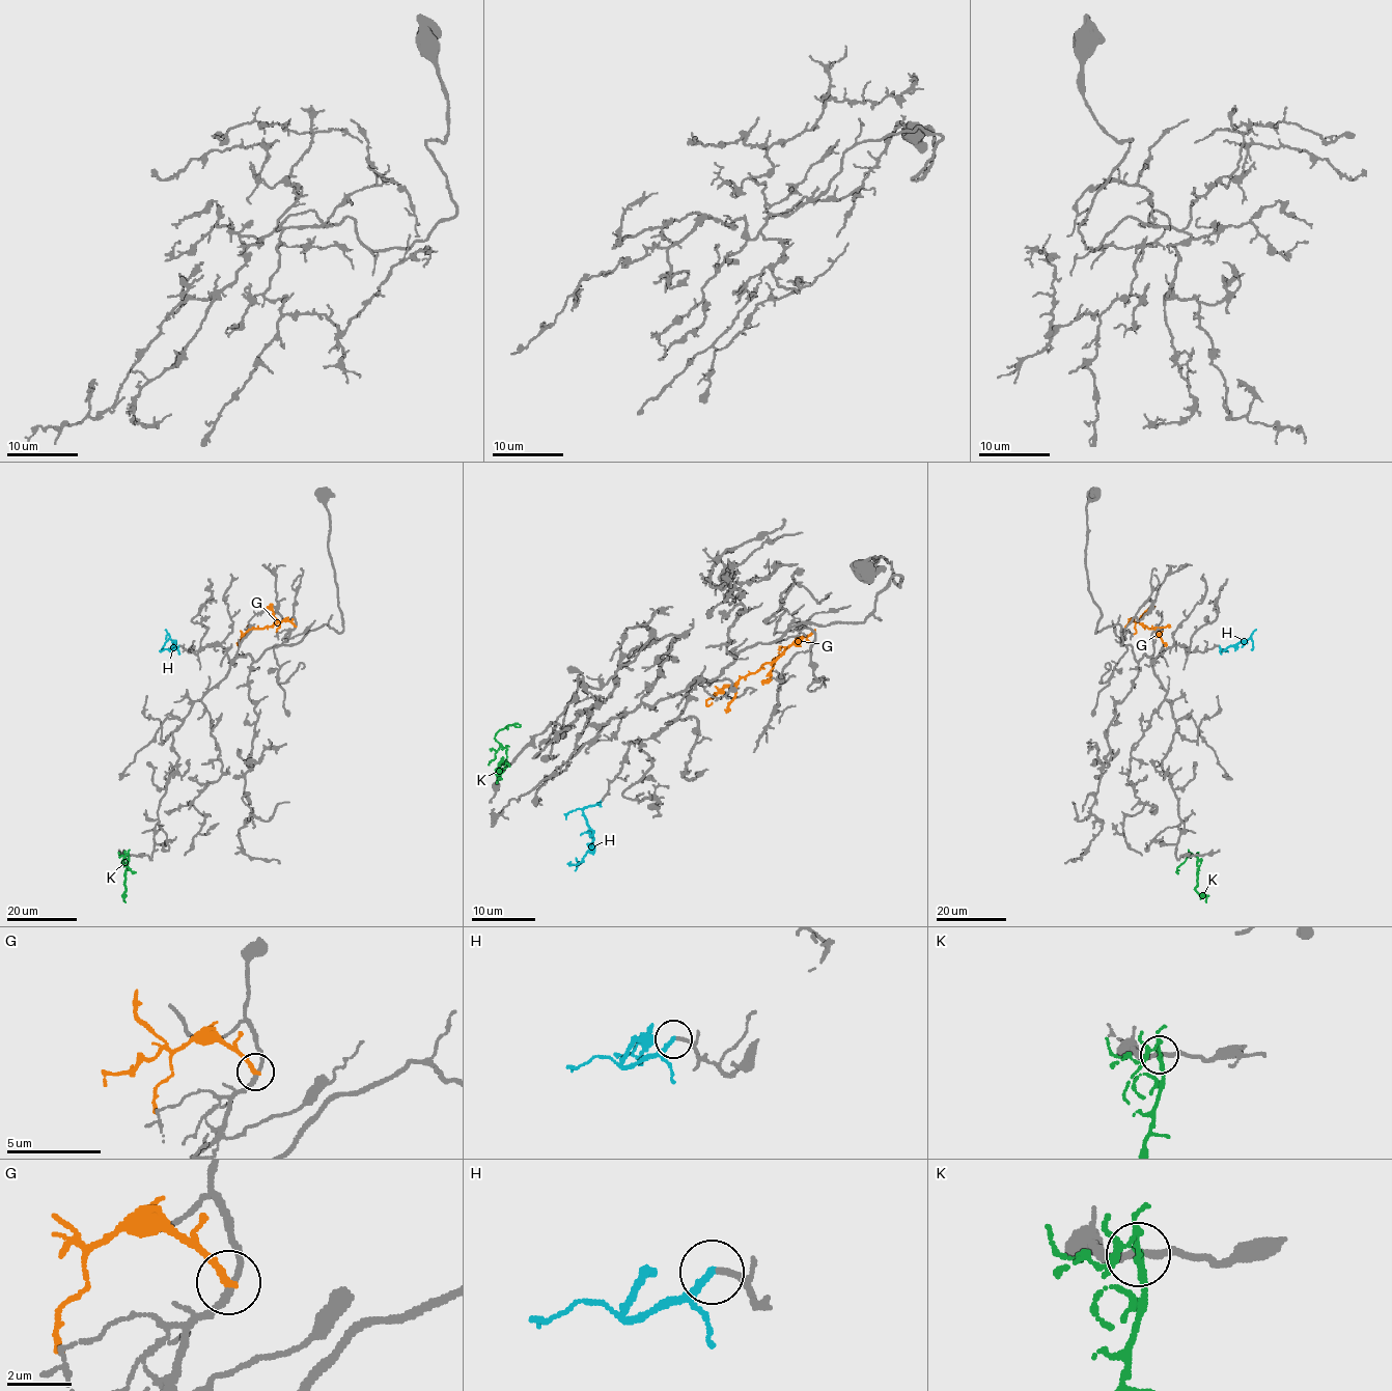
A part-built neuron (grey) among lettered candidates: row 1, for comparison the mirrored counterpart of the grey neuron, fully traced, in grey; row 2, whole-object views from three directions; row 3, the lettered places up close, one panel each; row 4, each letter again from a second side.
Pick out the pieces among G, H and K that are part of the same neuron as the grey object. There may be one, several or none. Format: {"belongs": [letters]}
{"belongs": []}

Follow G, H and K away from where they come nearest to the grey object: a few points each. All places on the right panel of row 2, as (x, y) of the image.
G: (1125, 627), (1133, 620), (1153, 628), (1165, 645)
H: (1218, 645), (1223, 650), (1249, 639), (1253, 641), (1252, 649)
K: (1198, 855), (1195, 890), (1205, 896), (1206, 901)

